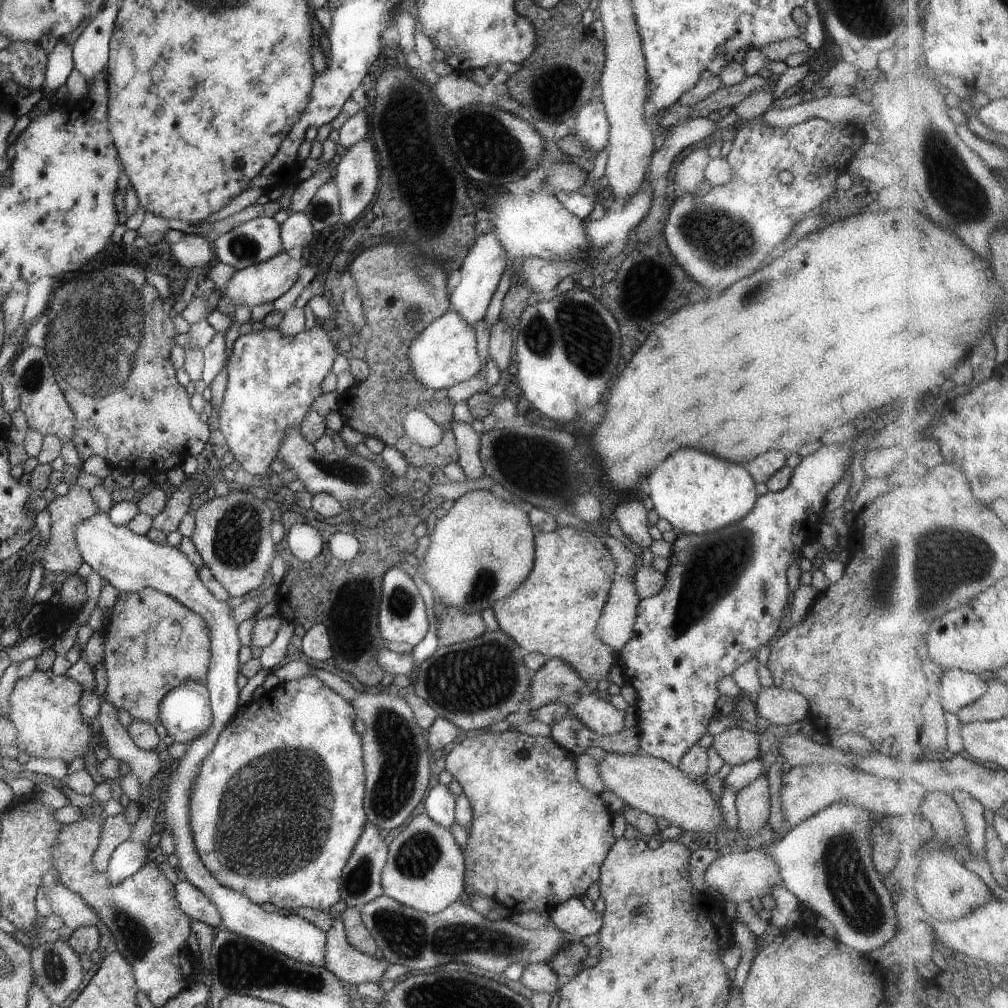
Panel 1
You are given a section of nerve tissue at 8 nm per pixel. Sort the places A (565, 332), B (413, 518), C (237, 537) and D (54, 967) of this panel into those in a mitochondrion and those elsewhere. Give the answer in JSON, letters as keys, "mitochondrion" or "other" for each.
{"A":"mitochondrion","B":"other","C":"mitochondrion","D":"mitochondrion"}

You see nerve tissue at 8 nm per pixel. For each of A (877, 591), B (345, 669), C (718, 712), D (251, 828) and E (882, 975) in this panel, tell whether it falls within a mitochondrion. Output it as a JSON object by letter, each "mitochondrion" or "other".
{"A":"mitochondrion","B":"other","C":"other","D":"mitochondrion","E":"other"}

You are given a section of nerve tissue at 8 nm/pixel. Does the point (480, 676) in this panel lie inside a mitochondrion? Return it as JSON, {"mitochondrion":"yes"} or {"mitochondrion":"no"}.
{"mitochondrion":"yes"}

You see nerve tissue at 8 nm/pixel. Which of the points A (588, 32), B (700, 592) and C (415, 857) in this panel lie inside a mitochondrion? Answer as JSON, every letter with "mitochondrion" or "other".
{"A":"other","B":"mitochondrion","C":"mitochondrion"}

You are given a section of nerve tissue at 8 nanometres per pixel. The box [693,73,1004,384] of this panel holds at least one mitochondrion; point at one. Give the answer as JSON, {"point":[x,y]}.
{"point":[960,195]}

